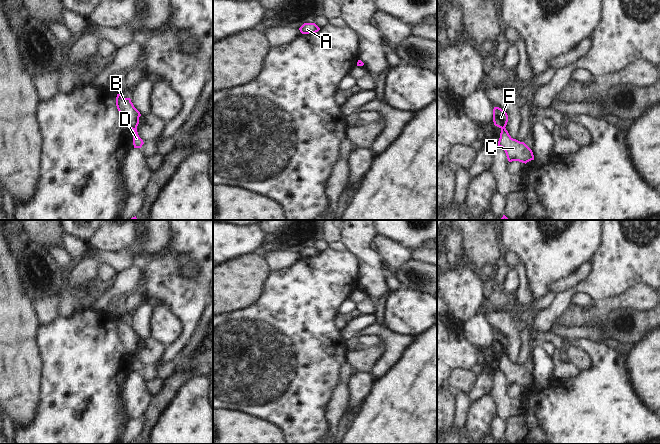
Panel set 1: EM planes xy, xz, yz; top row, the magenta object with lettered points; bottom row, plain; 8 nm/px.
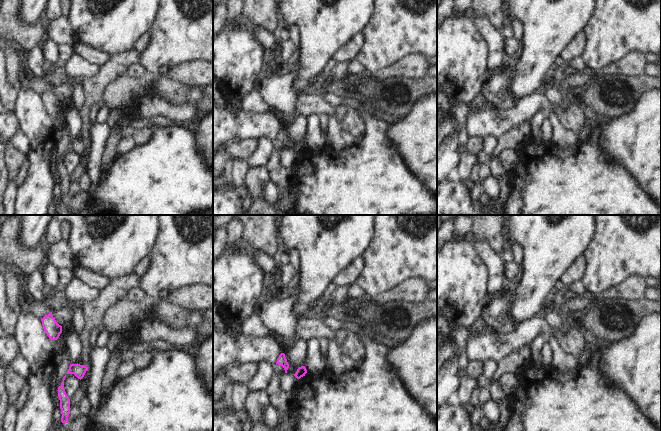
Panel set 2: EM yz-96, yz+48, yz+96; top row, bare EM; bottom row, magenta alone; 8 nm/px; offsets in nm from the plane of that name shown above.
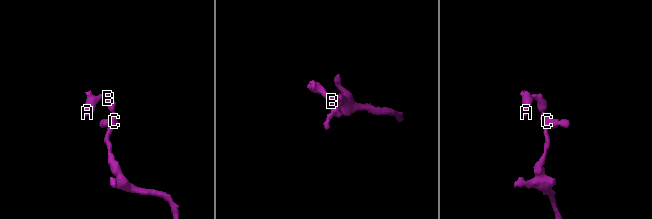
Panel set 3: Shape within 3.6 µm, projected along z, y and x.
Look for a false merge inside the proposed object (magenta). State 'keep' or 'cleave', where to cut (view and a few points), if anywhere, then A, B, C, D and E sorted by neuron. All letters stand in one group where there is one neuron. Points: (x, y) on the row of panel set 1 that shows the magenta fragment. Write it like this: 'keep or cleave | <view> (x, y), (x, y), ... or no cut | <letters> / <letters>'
cleave | yz (504, 127), (501, 129) | A B E / C D

